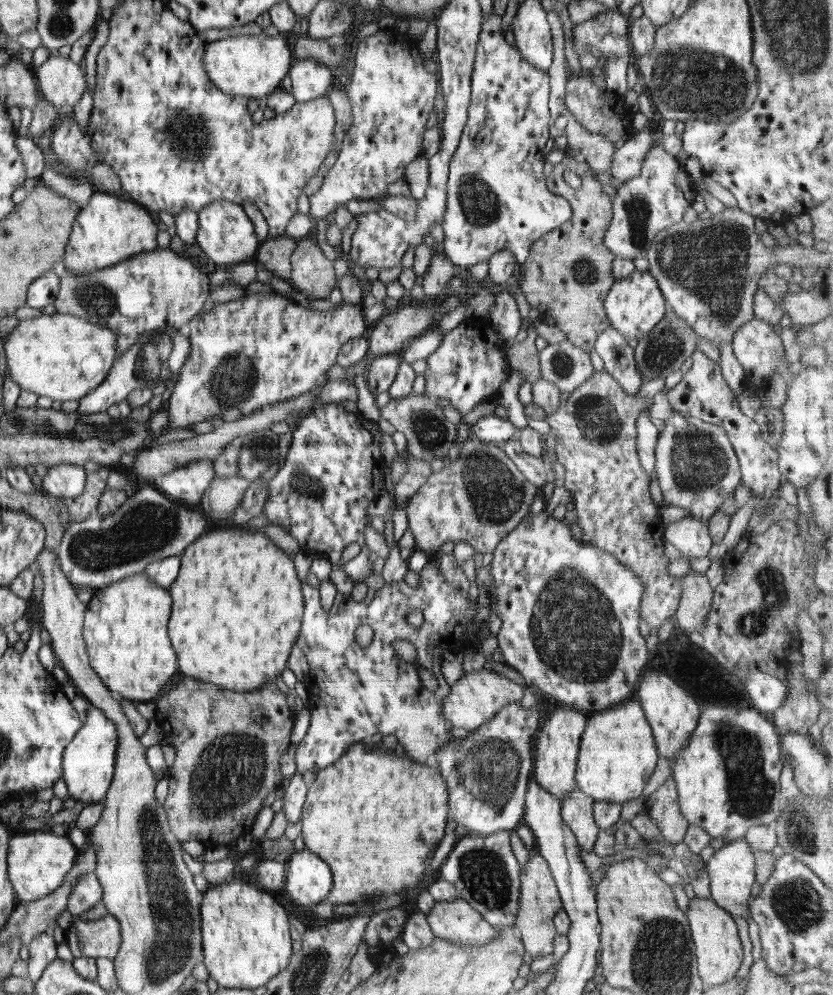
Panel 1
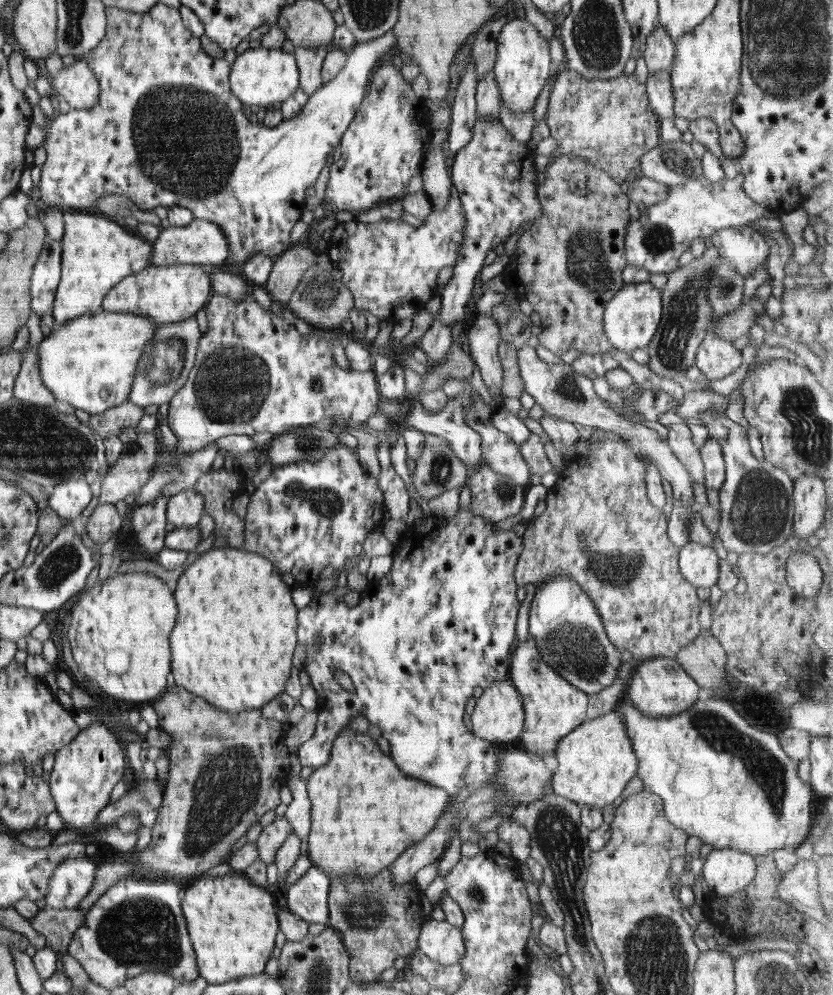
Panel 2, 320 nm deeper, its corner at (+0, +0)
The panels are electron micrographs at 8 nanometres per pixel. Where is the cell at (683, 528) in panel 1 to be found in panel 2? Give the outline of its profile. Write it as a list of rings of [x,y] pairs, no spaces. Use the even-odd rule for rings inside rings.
[[[687,541],[679,551],[679,569],[692,586],[710,588],[719,579],[719,559],[707,544]]]

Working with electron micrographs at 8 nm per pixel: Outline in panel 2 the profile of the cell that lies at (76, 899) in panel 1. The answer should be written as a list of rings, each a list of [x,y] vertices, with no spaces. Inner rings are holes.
[[[88,856],[60,861],[49,878],[48,890],[43,896],[47,909],[76,909],[78,903],[90,892],[97,867]]]

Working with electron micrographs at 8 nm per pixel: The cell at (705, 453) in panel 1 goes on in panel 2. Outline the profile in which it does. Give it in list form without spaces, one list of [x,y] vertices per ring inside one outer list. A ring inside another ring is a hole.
[[[708,439],[699,450],[703,460],[705,486],[712,495],[725,481],[725,460],[722,448],[716,439]]]

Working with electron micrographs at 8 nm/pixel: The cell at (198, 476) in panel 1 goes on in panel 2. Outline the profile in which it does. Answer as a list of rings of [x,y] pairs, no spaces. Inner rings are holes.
[[[195,485],[178,493],[167,502],[167,522],[180,526],[197,526],[204,516],[204,499],[201,492],[195,490]]]

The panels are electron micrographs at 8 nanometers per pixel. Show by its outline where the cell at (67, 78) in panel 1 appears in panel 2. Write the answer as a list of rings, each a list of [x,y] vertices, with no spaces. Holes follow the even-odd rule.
[[[77,59],[72,65],[63,67],[51,83],[55,95],[64,98],[74,109],[88,110],[99,99],[98,79],[84,60]]]

